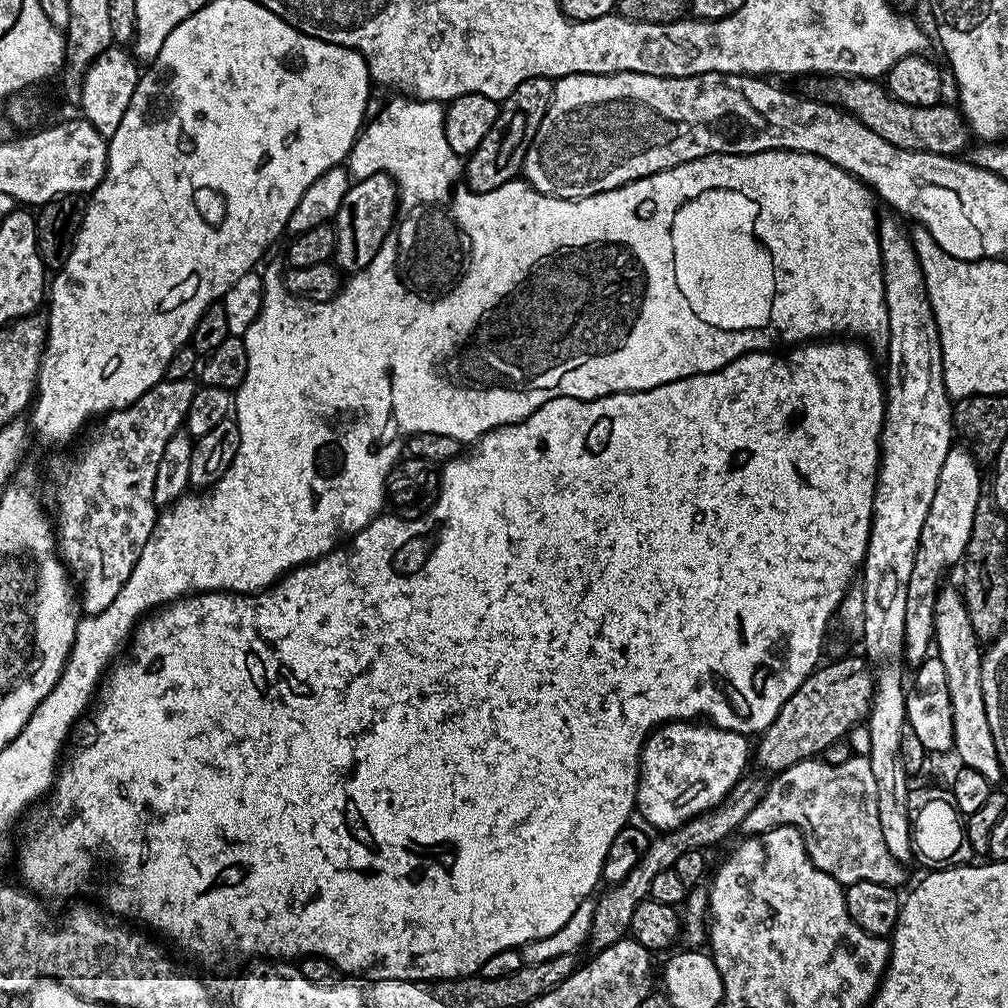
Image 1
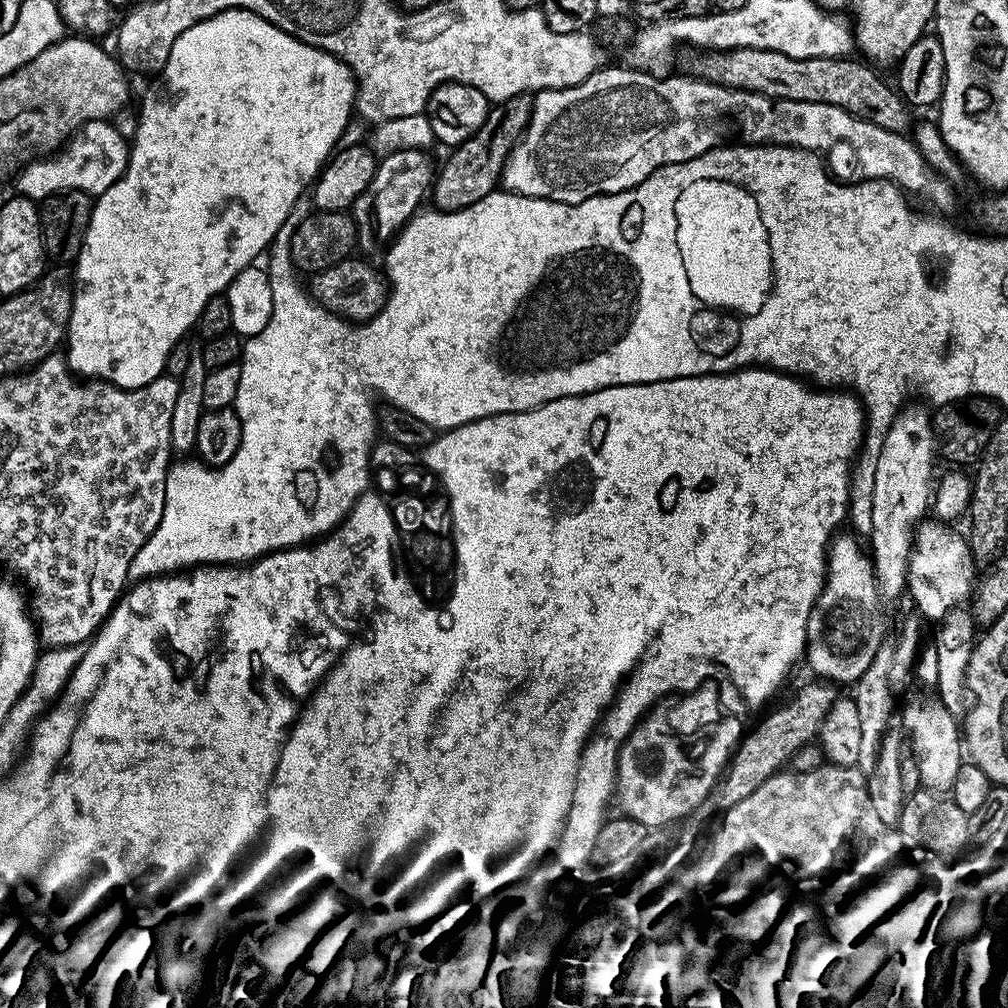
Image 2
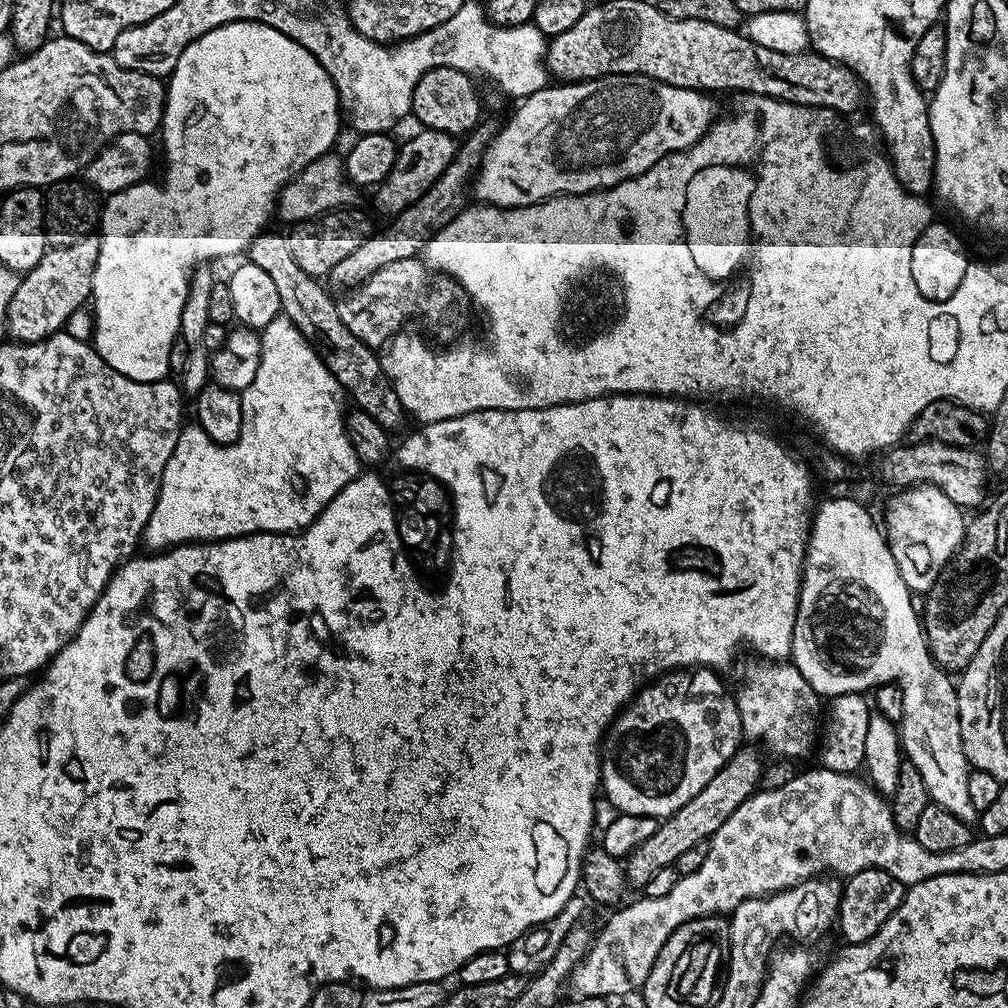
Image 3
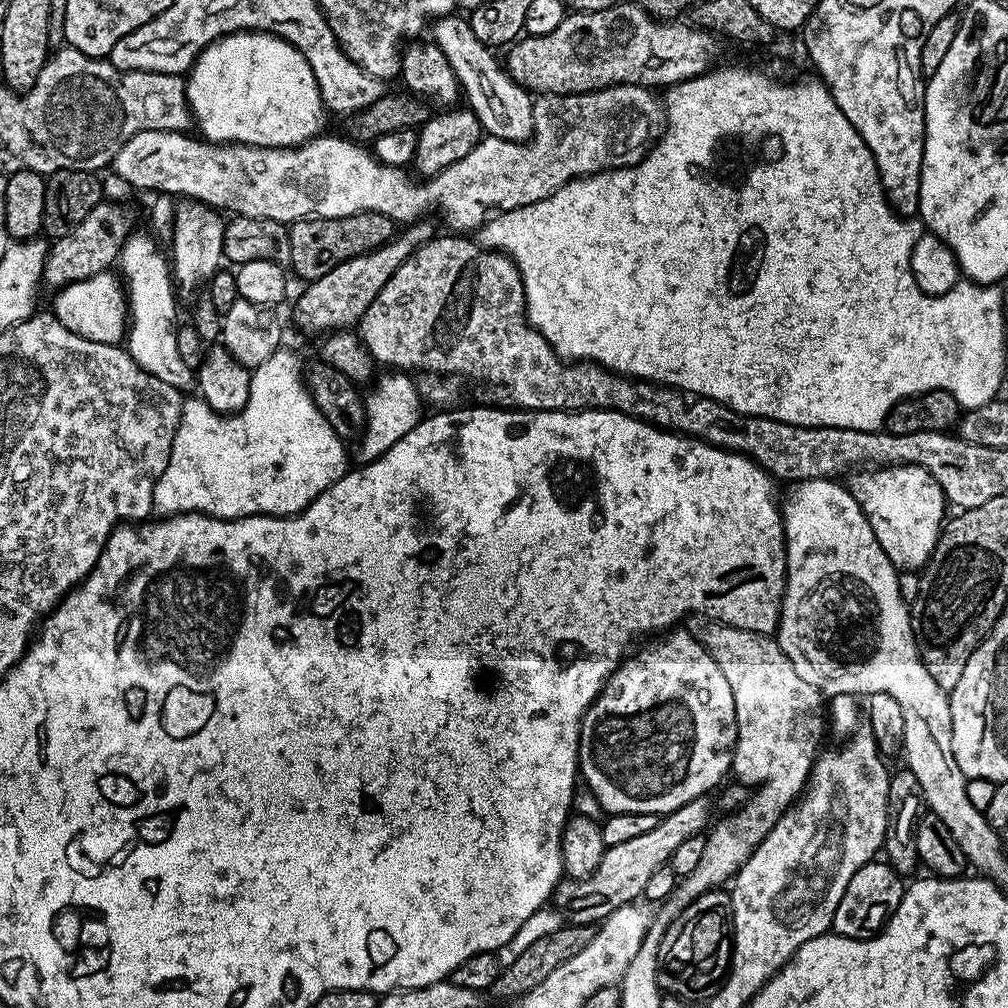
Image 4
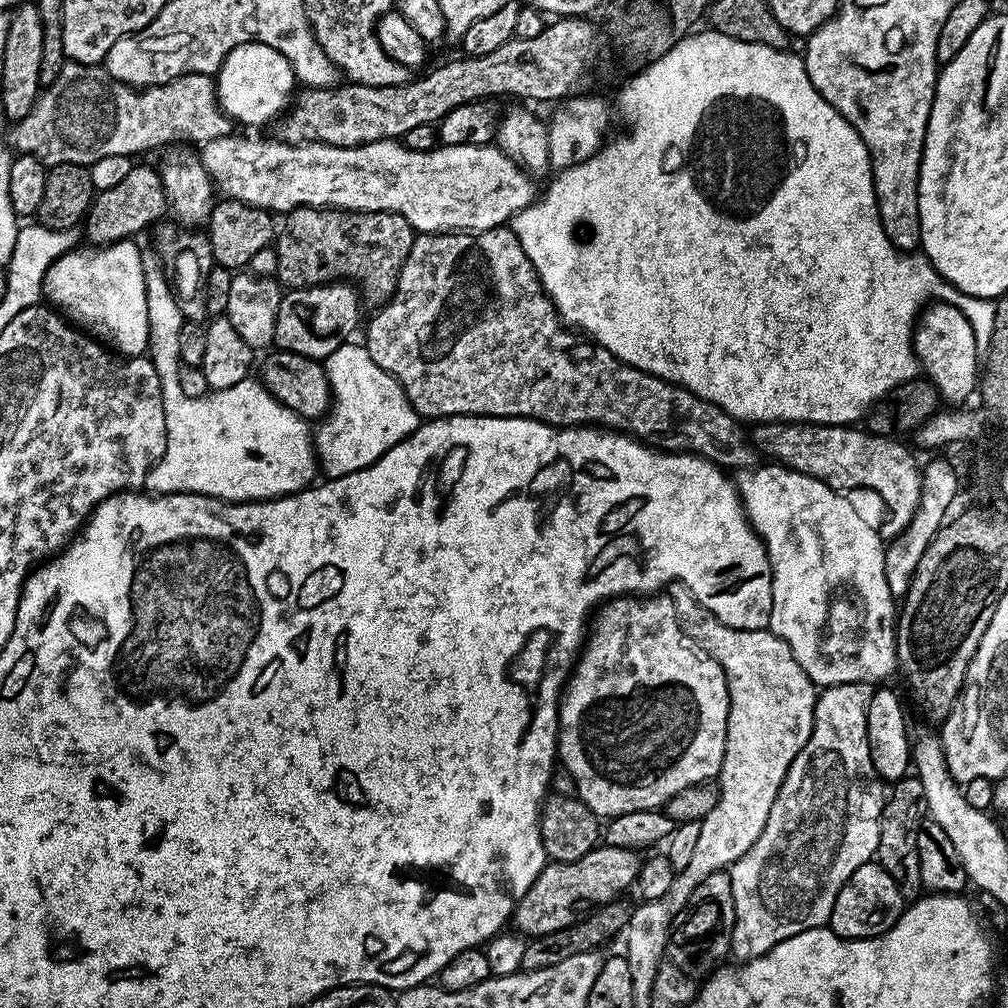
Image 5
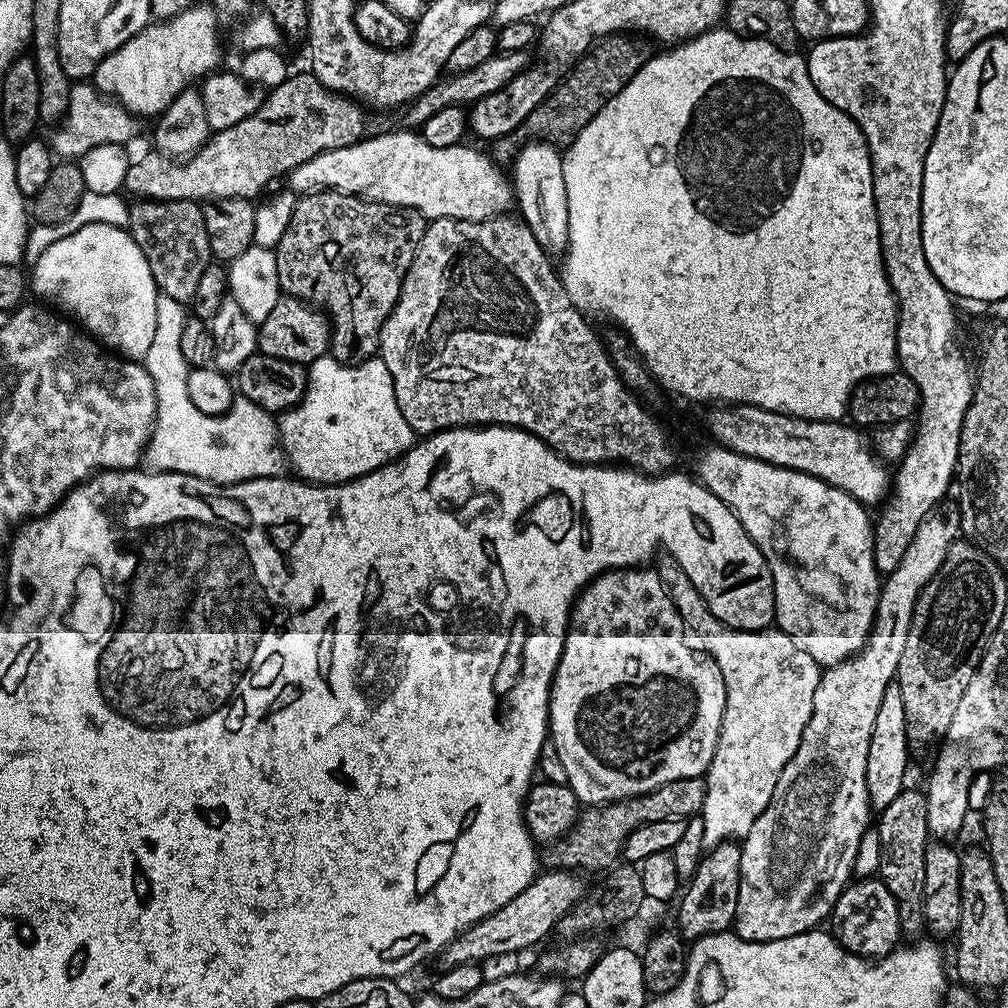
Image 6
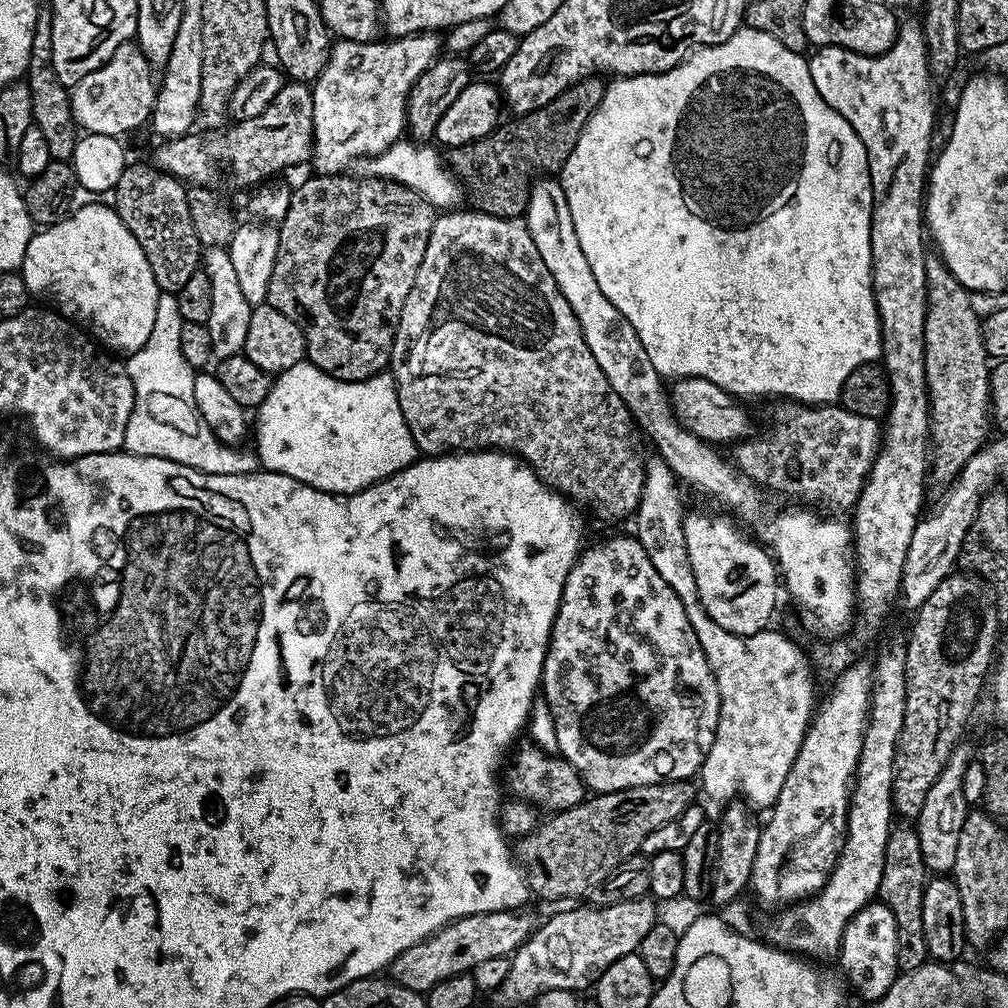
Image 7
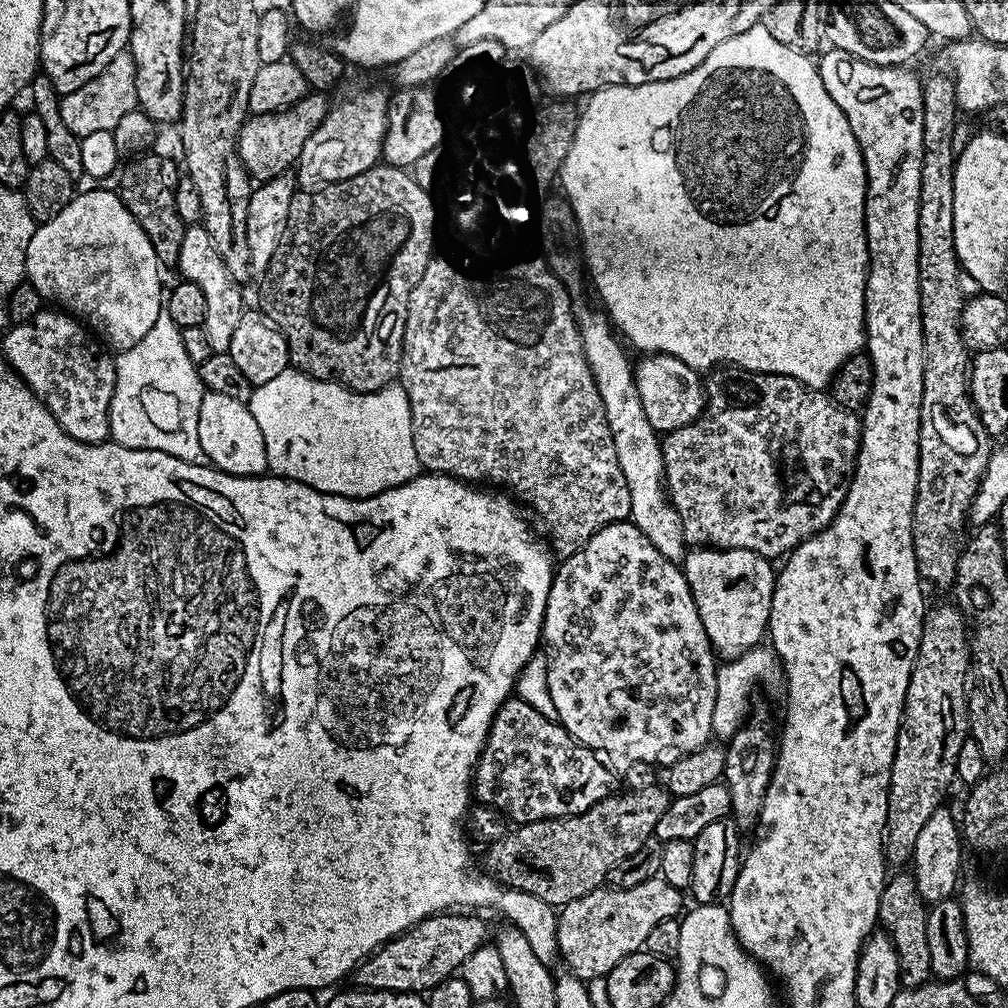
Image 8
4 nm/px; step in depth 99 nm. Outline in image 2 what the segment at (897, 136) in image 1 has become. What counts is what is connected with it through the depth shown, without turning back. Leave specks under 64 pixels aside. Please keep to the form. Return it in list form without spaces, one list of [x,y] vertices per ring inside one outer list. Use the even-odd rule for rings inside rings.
[[[735,48],[729,52],[701,51],[692,60],[691,75],[715,84],[741,88],[768,96],[771,100],[794,102],[822,102],[838,106],[860,120],[874,122],[882,130],[907,133],[913,113],[903,96],[891,83],[879,76],[877,69],[863,59],[845,58],[790,58],[774,50]]]

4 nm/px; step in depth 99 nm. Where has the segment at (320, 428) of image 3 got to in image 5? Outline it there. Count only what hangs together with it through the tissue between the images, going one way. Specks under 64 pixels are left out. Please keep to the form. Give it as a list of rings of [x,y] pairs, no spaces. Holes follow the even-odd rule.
[[[169,354],[155,357],[154,363],[160,375],[166,410],[166,450],[146,474],[144,488],[149,493],[169,496],[175,492],[193,492],[233,504],[246,504],[250,500],[276,500],[280,496],[289,496],[309,487],[317,479],[318,461],[309,425],[297,412],[279,404],[259,379],[249,378],[238,382],[238,386],[230,386],[219,393],[216,399],[220,400],[212,400],[211,395],[186,398],[180,385],[182,365],[179,359]]]

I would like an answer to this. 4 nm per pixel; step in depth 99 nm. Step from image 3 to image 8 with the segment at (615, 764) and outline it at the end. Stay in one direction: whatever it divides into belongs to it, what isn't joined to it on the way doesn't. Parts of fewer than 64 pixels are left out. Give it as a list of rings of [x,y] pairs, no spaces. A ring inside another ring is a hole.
[[[621,522],[600,528],[584,543],[579,552],[575,552],[572,556],[565,556],[559,561],[552,578],[550,594],[546,598],[542,648],[548,658],[546,682],[550,686],[550,699],[554,702],[555,719],[578,743],[583,744],[585,748],[591,748],[601,757],[609,761],[621,760],[624,764],[667,766],[678,762],[691,752],[697,752],[713,739],[712,719],[718,660],[714,655],[712,643],[708,640],[706,630],[702,626],[698,606],[694,602],[688,577],[682,571],[681,565],[658,554],[650,538],[646,538],[646,534],[642,534],[642,530],[638,530],[635,524]]]

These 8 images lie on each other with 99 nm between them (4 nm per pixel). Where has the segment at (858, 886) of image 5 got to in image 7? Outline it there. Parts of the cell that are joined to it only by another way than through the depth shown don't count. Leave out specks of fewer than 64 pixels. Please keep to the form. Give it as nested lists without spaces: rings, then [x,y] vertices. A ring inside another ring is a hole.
[[[873,902],[862,906],[854,918],[846,926],[842,934],[838,961],[844,971],[843,979],[852,986],[853,990],[865,1002],[881,1000],[894,986],[898,975],[898,930],[896,929],[894,914],[884,903]]]

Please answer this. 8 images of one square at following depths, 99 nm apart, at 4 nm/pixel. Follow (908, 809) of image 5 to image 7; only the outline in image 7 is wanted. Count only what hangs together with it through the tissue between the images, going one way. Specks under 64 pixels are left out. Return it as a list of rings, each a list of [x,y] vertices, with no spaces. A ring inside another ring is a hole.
[[[895,825],[888,834],[886,858],[883,859],[882,880],[877,897],[894,914],[898,930],[898,969],[900,972],[909,972],[918,970],[918,966],[927,964],[930,960],[926,950],[926,938],[922,934],[922,900],[928,871],[915,827],[901,825]]]

